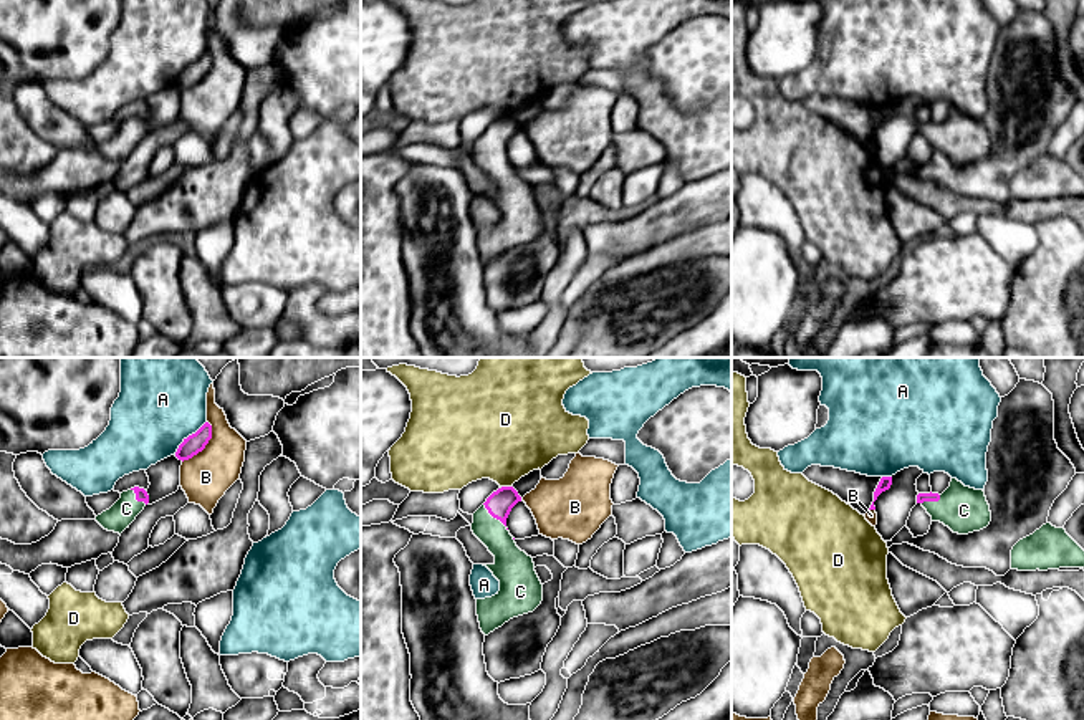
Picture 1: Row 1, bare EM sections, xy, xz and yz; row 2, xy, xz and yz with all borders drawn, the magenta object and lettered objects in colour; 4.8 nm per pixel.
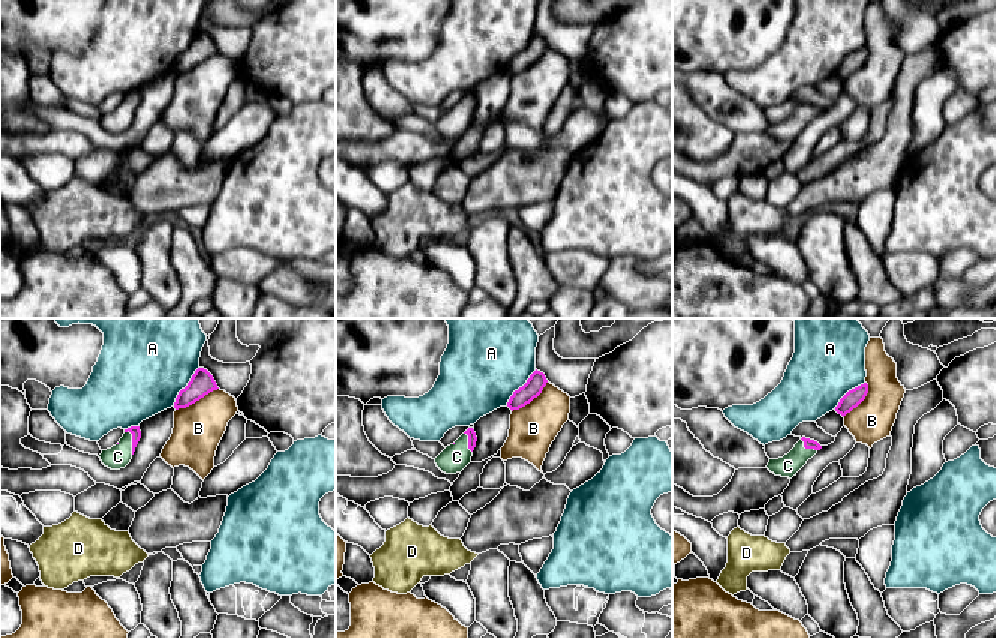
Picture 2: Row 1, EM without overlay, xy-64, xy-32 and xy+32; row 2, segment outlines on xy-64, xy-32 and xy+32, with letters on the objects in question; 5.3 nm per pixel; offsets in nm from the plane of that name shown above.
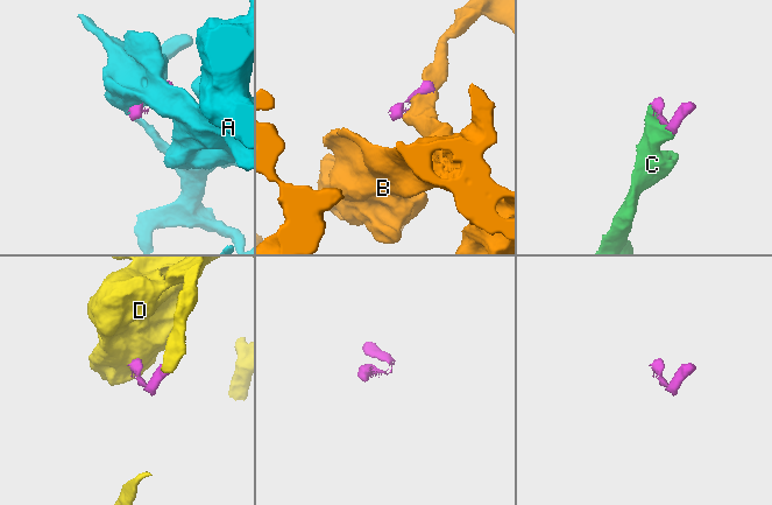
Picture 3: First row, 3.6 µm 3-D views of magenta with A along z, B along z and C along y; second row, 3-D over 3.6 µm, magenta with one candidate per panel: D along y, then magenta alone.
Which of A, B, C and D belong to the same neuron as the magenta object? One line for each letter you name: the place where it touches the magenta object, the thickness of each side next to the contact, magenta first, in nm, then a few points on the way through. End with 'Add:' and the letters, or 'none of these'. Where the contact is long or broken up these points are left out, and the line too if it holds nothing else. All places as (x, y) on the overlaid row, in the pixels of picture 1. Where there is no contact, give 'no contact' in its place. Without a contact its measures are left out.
C: xz (495, 517) | 120/170 nm
Add: C

